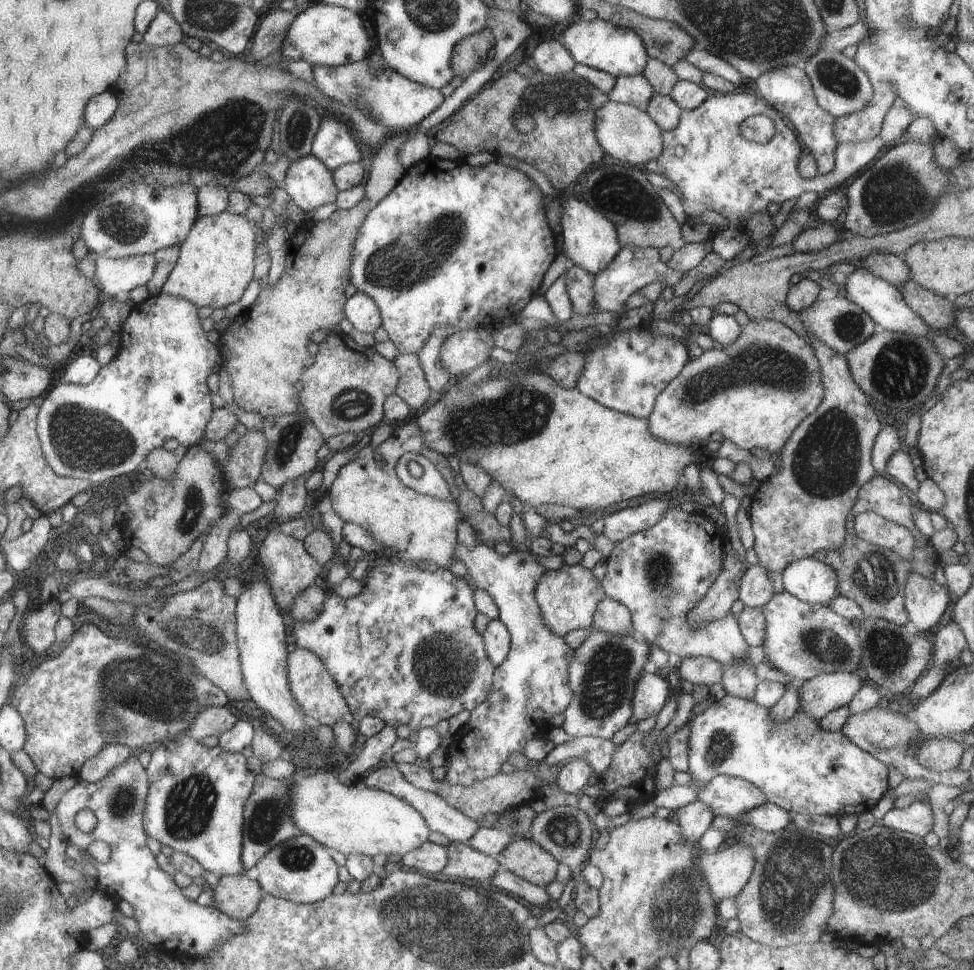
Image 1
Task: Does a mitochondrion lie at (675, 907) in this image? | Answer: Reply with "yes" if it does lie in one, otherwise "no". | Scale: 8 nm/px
yes

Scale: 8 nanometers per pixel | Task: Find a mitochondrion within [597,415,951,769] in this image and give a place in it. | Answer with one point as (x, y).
(877, 579)

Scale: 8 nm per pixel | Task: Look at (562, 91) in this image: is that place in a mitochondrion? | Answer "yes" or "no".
yes

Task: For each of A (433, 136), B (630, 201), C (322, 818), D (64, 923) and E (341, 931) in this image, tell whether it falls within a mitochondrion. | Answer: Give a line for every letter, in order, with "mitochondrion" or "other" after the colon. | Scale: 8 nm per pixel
A: other
B: mitochondrion
C: other
D: other
E: other

